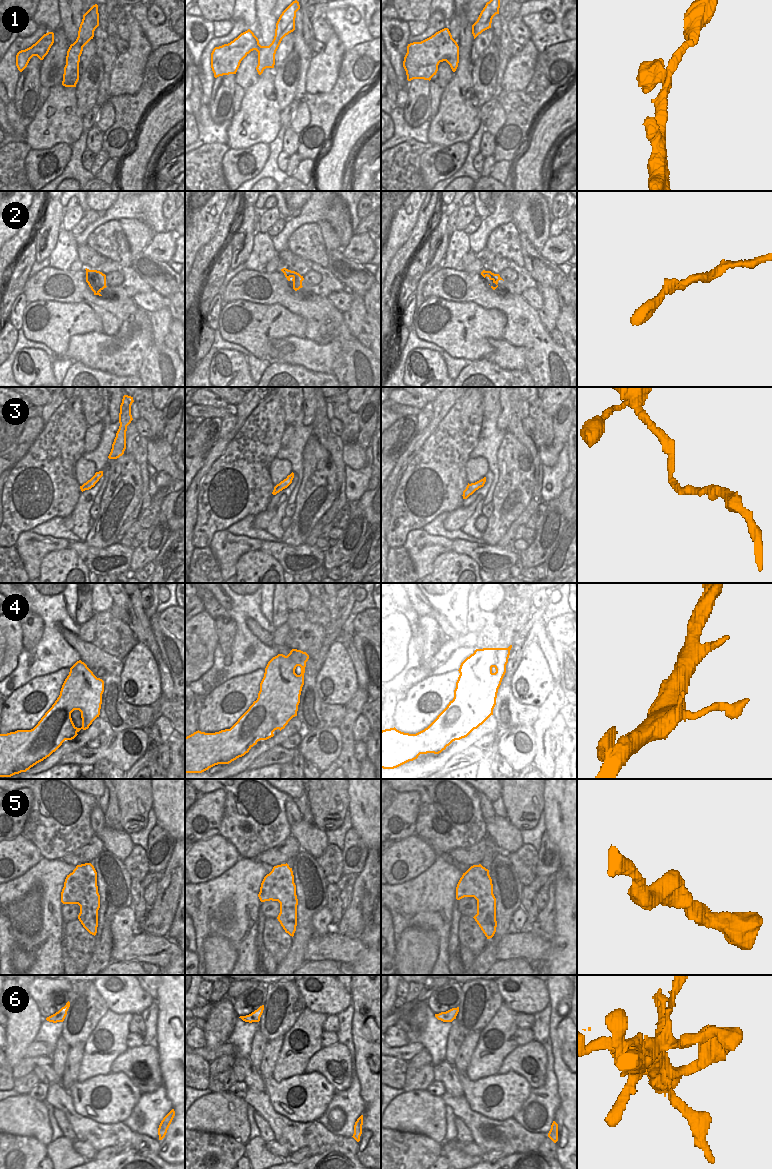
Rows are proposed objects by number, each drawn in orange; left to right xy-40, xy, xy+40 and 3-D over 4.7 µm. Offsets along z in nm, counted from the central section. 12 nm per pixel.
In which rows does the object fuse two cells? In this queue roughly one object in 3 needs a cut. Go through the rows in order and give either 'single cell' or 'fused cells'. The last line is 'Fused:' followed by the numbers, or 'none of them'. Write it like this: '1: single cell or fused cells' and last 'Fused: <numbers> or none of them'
1: single cell
2: single cell
3: single cell
4: single cell
5: single cell
6: single cell
Fused: none of them

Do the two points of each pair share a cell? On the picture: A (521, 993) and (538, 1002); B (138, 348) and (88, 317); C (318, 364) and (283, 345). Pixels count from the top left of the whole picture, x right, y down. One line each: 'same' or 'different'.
A: same
B: different
C: same

